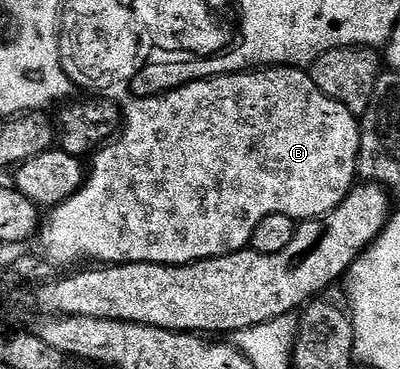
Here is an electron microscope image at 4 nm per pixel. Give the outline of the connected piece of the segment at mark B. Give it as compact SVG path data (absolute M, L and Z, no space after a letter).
M258 68L248 72L226 72L190 79L182 88L164 92L161 96L138 96L123 104L123 127L119 135L104 147L96 149L93 165L87 168L85 183L71 198L48 209L39 229L39 241L44 259L54 266L77 264L89 259L101 266L115 264L194 264L207 258L226 256L228 252L244 252L249 248L255 226L267 218L267 214L287 214L298 222L324 218L347 198L358 179L357 159L360 152L361 126L347 106L327 98L319 86L315 86L312 75L300 68Z

